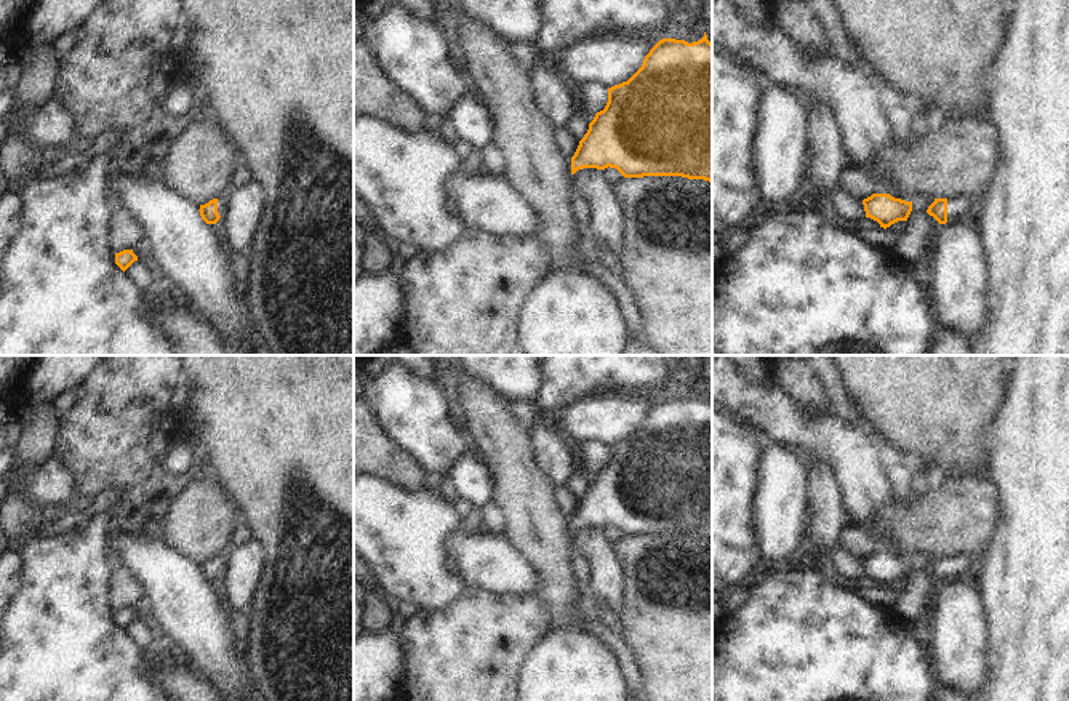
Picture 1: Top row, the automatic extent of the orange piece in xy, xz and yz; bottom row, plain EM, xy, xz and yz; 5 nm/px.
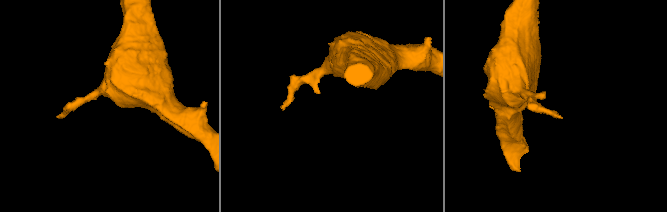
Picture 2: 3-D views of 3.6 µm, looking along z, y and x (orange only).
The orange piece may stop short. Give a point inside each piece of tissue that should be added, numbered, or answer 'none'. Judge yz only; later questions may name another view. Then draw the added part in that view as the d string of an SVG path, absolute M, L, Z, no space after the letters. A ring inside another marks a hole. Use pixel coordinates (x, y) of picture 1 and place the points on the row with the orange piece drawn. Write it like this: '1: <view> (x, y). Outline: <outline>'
1: yz (957, 207). Outline: M951 197L947 198L947 221L967 219L971 208L970 197Z

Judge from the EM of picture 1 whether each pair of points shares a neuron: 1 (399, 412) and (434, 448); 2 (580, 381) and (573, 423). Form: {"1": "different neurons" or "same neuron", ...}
{"1": "same neuron", "2": "different neurons"}

